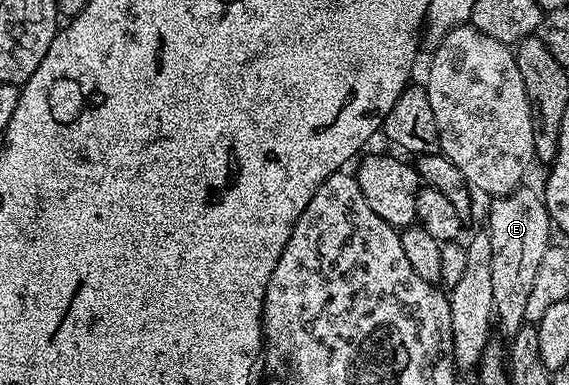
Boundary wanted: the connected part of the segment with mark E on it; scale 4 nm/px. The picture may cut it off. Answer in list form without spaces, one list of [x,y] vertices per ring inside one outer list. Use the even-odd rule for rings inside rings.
[[[519,187],[505,197],[493,198],[490,205],[490,226],[488,232],[492,245],[492,299],[493,314],[497,324],[502,327],[501,336],[509,339],[526,321],[528,294],[532,291],[532,282],[536,271],[540,271],[540,259],[544,251],[552,244],[552,222],[546,202],[534,189]]]

